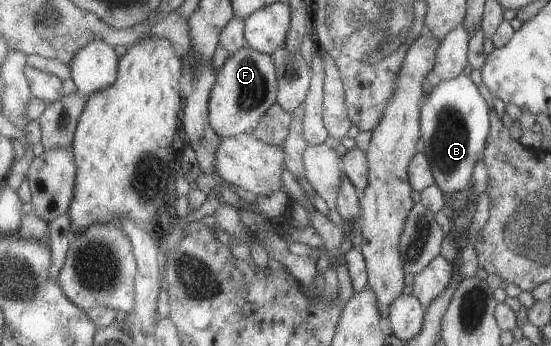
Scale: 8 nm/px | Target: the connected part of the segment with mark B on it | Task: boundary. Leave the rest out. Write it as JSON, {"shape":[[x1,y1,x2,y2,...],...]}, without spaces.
{"shape":[[461,74,459,77,442,81,428,96,424,98,421,114,421,138,425,142,425,155,433,168,435,182,446,195,462,193,470,188,474,166,478,160,483,160,491,133,491,109,486,98,480,94,478,86,469,76]]}

